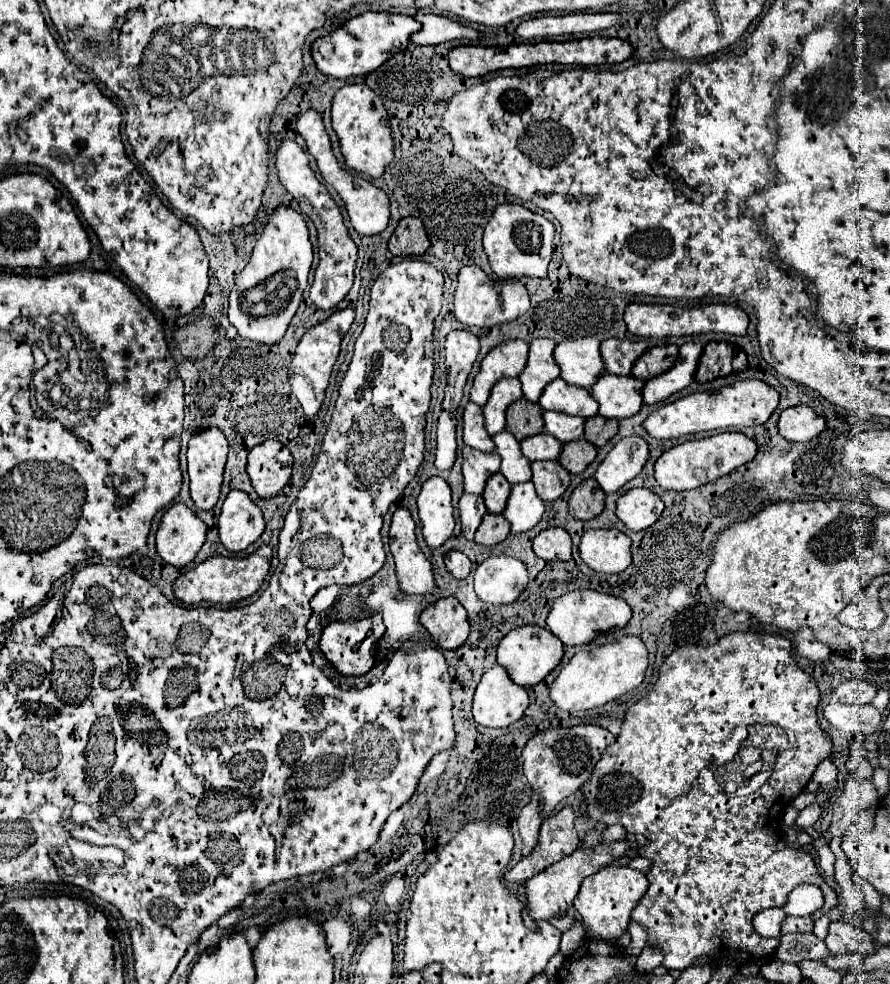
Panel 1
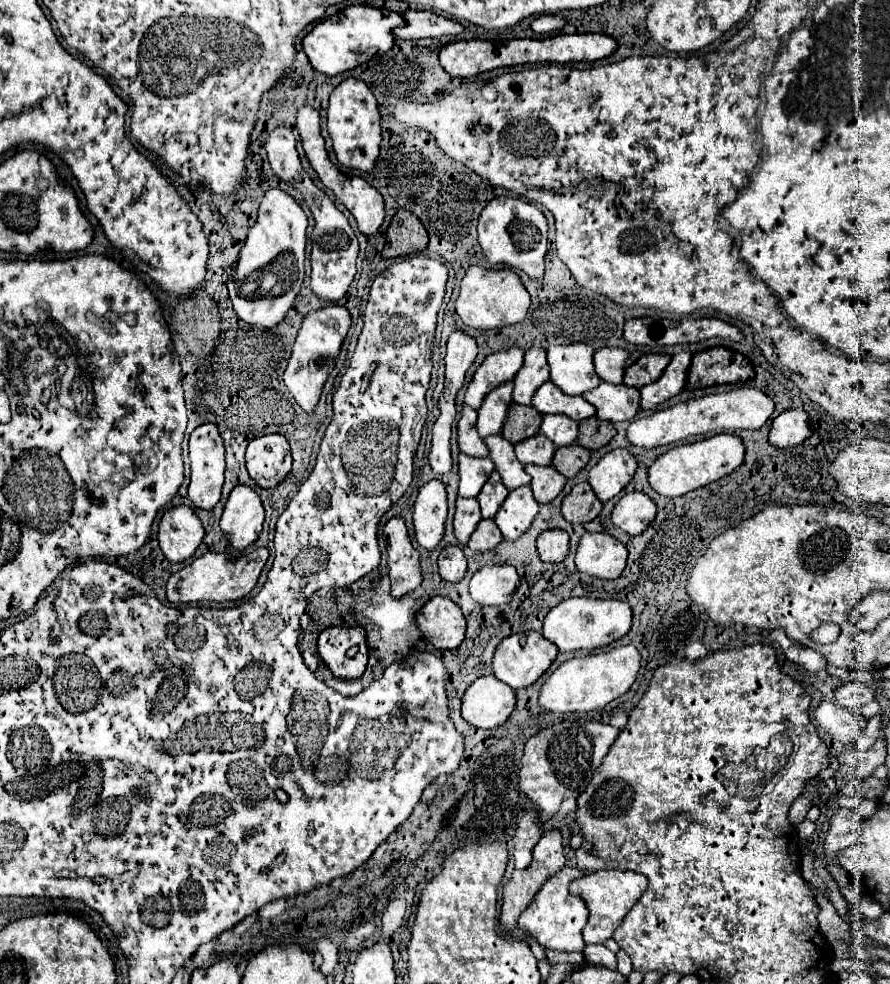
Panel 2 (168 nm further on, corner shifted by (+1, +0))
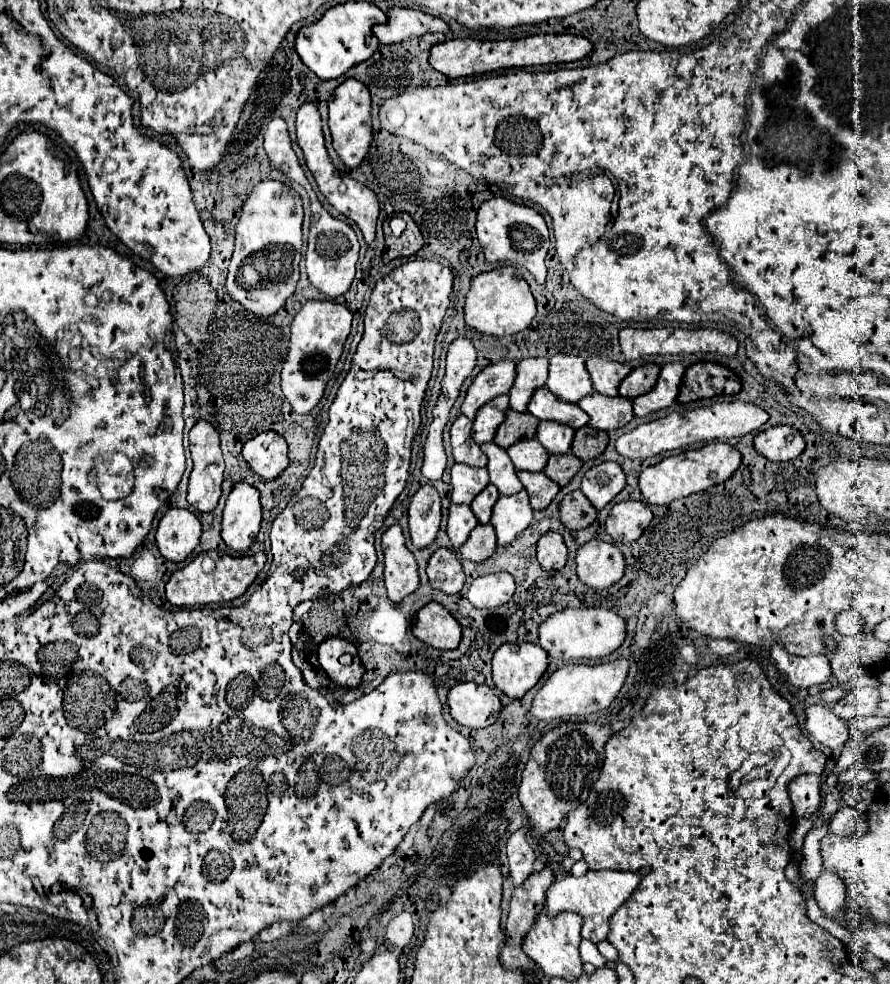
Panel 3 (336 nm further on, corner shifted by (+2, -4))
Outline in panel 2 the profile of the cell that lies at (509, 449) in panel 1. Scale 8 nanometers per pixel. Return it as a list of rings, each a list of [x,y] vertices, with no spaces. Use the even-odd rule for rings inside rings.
[[[501,434],[489,436],[483,440],[489,448],[489,458],[495,464],[495,470],[501,474],[501,480],[507,490],[515,490],[519,486],[529,484],[529,476],[523,470],[523,464],[515,458],[513,444],[507,442]]]

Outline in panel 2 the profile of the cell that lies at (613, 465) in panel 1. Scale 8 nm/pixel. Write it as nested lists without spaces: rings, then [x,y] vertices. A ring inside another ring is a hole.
[[[625,448],[611,450],[589,470],[589,486],[601,502],[617,496],[633,478],[637,468],[635,458]]]

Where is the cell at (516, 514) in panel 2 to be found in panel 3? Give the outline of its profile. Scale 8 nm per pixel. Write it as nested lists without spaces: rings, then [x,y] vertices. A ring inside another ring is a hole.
[[[522,490],[512,496],[500,496],[494,504],[492,526],[498,536],[498,544],[510,544],[516,540],[532,522],[532,506],[528,502],[528,492]]]

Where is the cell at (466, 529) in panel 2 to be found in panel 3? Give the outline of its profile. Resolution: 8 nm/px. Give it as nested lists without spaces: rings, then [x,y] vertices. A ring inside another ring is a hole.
[[[452,504],[450,506],[450,518],[448,518],[448,536],[458,550],[470,536],[470,532],[478,526],[476,516],[470,512],[470,506]]]

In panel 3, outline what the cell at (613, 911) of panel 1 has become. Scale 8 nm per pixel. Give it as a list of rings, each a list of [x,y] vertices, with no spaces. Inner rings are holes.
[[[588,870],[588,874],[576,878],[572,874],[556,880],[552,888],[546,894],[546,906],[548,912],[560,912],[560,910],[572,910],[578,912],[584,918],[582,938],[592,940],[594,944],[606,940],[608,934],[608,920],[610,916],[632,896],[636,886],[640,884],[640,874],[634,872],[616,872],[616,870]]]

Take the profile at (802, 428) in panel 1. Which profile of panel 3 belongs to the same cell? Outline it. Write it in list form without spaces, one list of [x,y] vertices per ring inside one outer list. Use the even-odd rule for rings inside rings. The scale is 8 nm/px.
[[[788,424],[768,428],[754,438],[756,452],[774,462],[796,458],[804,450],[804,446],[806,446],[804,436]]]

